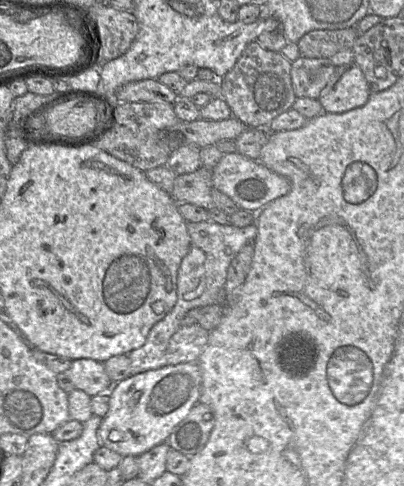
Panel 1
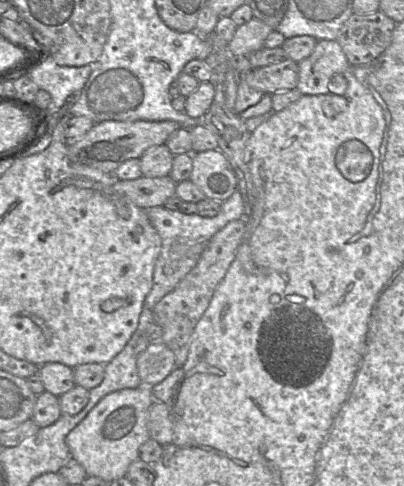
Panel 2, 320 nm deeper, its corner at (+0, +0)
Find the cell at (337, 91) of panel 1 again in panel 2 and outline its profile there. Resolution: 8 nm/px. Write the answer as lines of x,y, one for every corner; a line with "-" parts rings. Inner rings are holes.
319,40
311,55
298,63
296,89
302,95
328,94
331,78
343,74
349,65
337,40

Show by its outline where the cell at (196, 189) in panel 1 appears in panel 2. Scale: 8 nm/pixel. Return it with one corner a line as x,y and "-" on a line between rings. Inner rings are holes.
169,175
163,177
141,176
132,180
115,180
113,187
136,206
147,209
163,206
169,197
176,195
176,184

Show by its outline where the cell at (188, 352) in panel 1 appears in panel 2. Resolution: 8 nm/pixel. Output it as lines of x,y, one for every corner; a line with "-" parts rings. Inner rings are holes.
151,341
137,360
137,368
143,386
153,387
176,369
174,353
161,341

